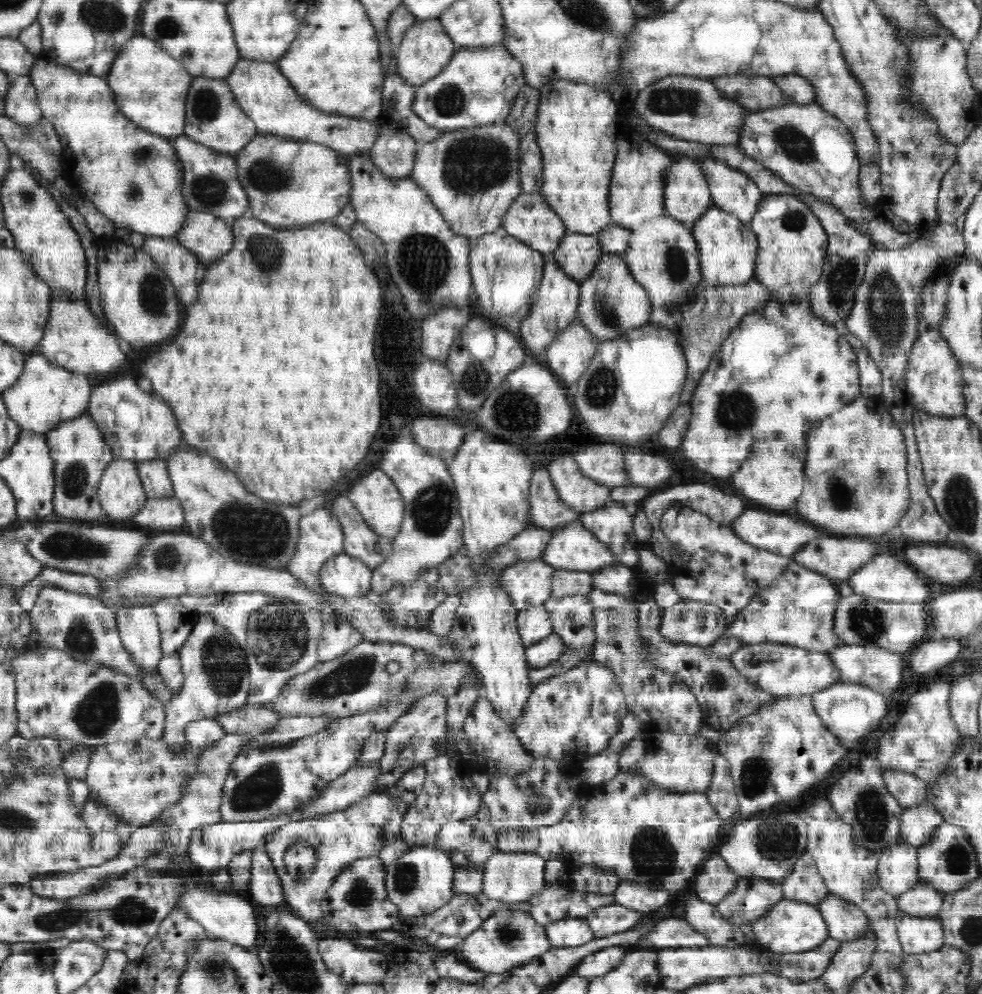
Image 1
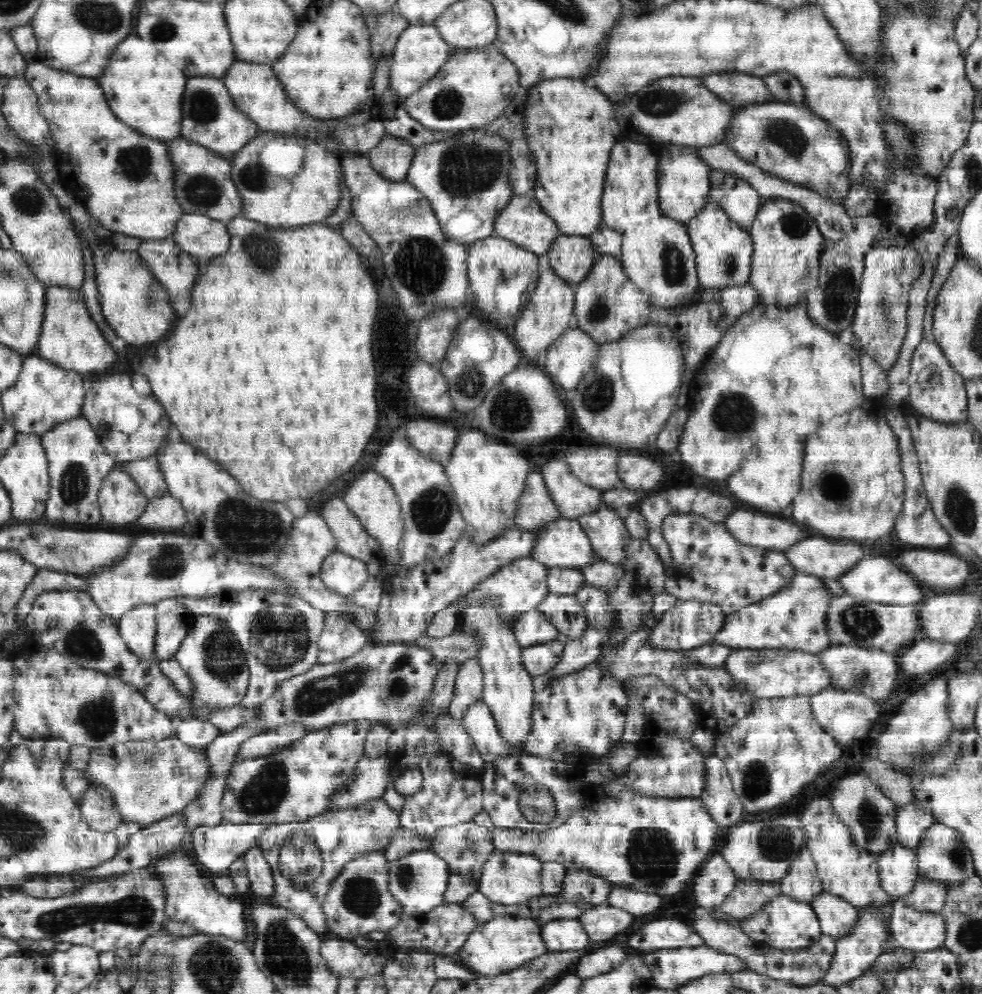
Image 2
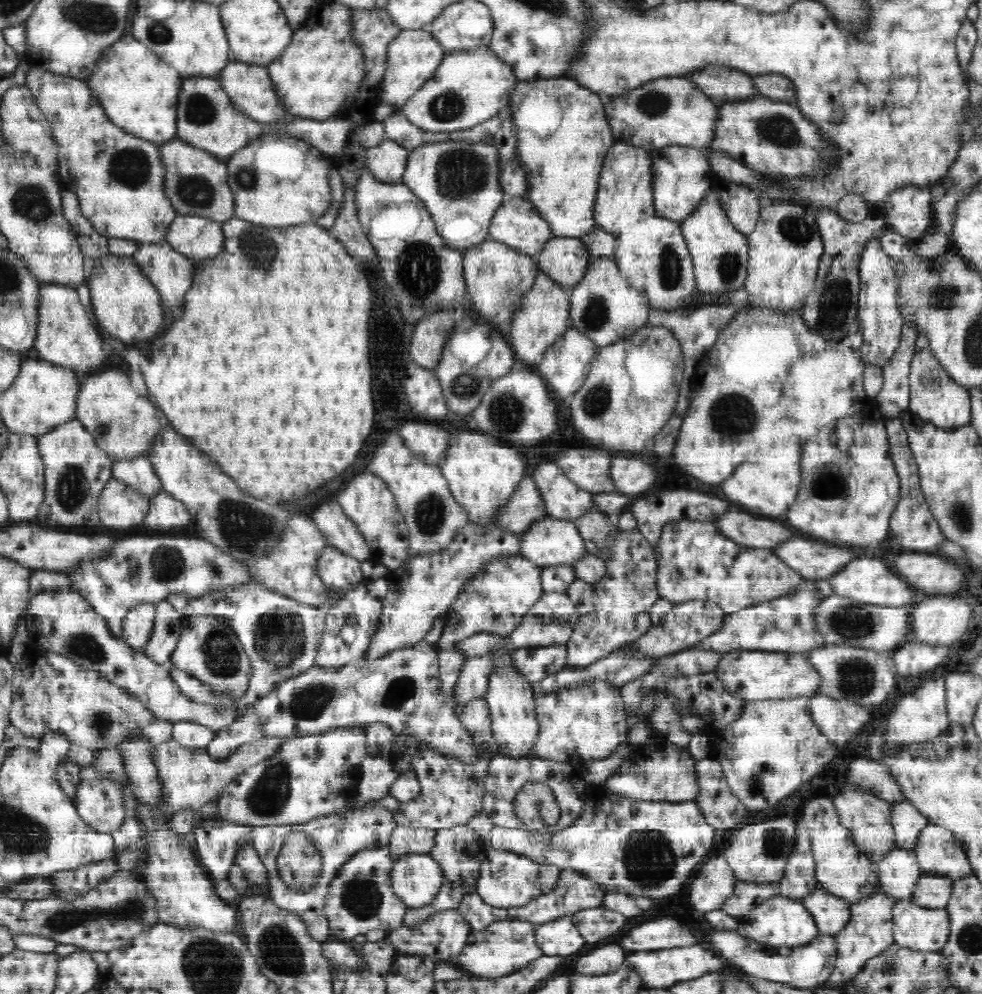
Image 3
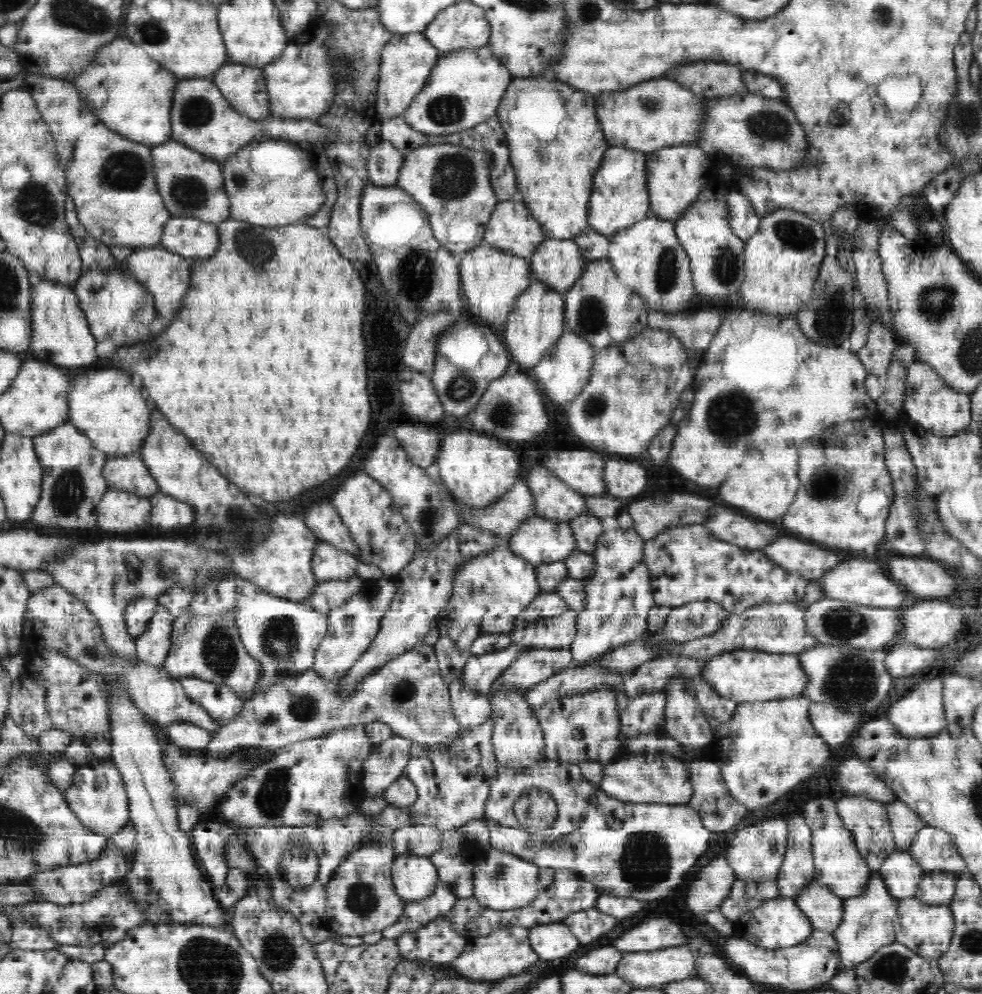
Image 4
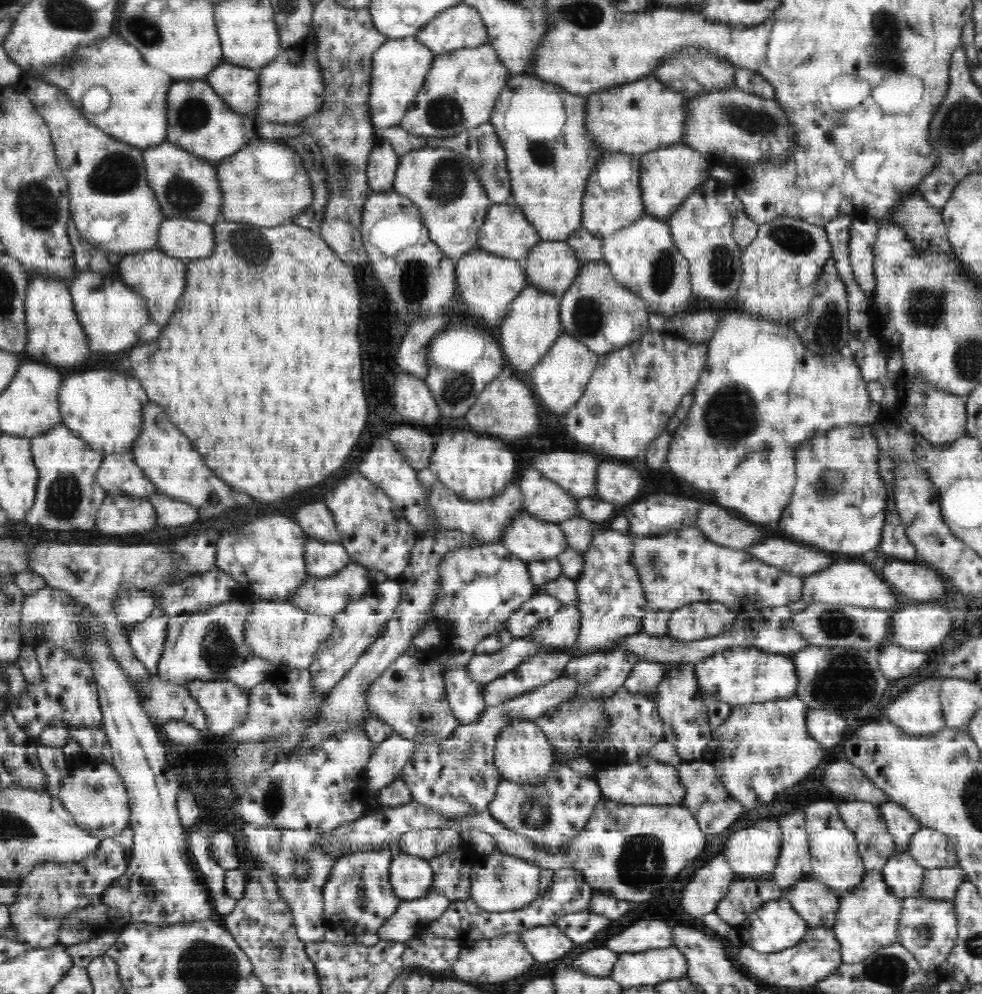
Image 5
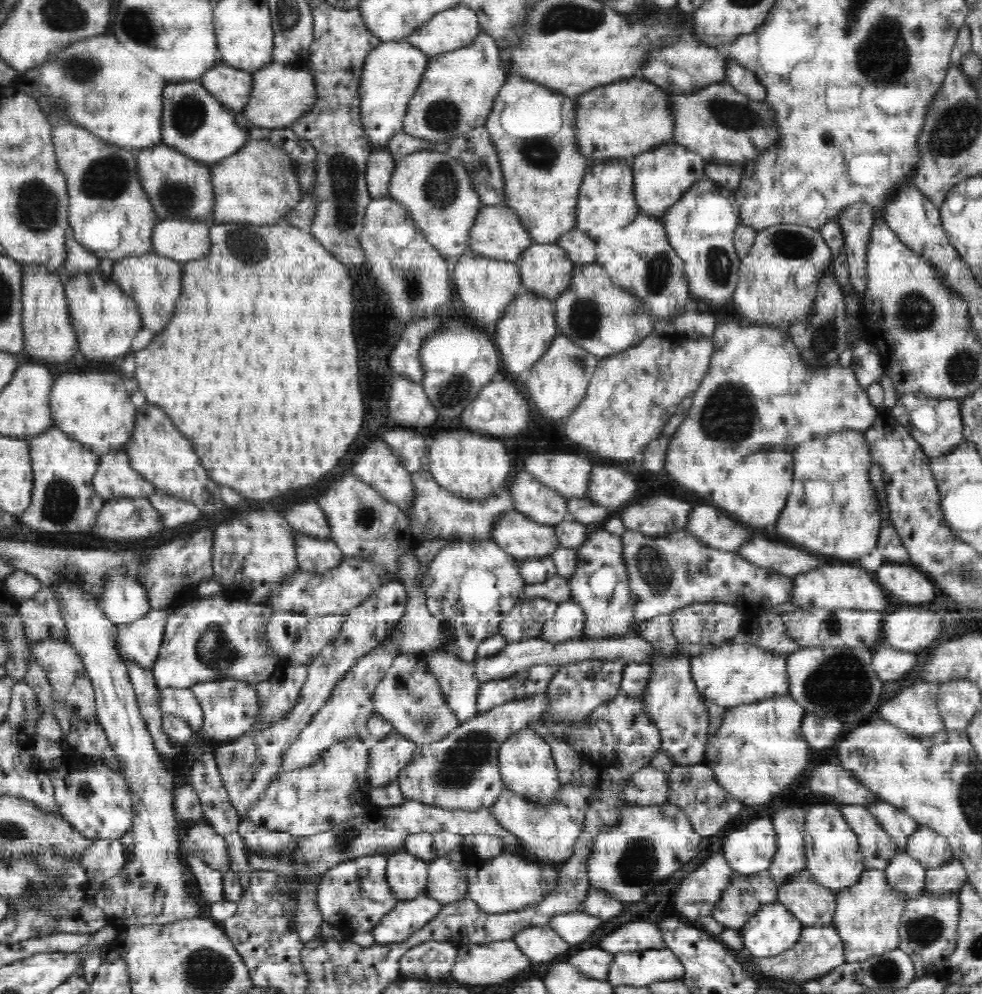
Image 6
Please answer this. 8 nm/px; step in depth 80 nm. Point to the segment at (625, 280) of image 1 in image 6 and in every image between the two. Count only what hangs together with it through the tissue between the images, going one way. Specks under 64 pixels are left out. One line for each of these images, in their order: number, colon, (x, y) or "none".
2: (608, 305)
3: (604, 307)
4: (600, 308)
5: (604, 315)
6: (602, 318)

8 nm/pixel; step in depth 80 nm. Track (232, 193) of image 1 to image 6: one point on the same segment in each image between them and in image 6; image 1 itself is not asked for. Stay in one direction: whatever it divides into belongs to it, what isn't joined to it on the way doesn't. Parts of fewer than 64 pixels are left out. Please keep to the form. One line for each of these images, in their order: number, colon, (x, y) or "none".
2: (203, 183)
3: (196, 183)
4: (191, 185)
5: (184, 185)
6: (178, 187)

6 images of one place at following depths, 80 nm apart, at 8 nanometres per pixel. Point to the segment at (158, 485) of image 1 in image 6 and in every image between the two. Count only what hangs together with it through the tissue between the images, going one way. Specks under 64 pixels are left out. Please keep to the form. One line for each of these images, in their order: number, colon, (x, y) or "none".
2: (145, 472)
3: (138, 473)
4: (128, 472)
5: (118, 474)
6: (114, 479)

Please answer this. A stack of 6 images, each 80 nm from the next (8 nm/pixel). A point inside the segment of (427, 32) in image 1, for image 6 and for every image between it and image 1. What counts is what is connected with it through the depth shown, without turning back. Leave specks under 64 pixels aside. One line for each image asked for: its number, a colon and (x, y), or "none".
2: (419, 53)
3: (413, 56)
4: (406, 62)
5: (398, 68)
6: (391, 74)

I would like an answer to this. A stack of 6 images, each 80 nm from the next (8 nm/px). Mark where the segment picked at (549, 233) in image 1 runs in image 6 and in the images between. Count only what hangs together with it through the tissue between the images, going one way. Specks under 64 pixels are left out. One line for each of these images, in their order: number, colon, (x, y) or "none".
2: (522, 221)
3: (516, 223)
4: (512, 228)
5: (506, 232)
6: (497, 232)

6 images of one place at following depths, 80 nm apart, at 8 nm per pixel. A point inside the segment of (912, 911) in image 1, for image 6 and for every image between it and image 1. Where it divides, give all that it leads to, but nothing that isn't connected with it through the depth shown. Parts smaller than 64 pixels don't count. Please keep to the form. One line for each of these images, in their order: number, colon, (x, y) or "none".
2: (928, 895)
3: (932, 891)
4: (938, 887)
5: (940, 883)
6: (948, 879)

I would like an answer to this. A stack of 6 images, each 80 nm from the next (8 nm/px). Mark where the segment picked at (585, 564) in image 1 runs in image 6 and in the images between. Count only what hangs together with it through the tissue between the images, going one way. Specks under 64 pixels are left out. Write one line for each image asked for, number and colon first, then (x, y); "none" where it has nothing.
2: (563, 543)
3: (550, 541)
4: (538, 540)
5: (526, 537)
6: (523, 538)

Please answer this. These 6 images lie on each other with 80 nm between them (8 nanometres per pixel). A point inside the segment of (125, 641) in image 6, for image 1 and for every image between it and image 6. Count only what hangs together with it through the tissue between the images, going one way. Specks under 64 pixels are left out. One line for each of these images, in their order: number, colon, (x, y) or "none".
1: (176, 623)
2: (173, 622)
3: (168, 624)
4: (153, 646)
5: (147, 640)

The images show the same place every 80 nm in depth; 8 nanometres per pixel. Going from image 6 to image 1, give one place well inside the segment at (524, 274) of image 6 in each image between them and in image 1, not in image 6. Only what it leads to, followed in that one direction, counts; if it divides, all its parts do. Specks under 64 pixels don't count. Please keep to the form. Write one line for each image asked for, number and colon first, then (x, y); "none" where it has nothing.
1: (578, 254)
2: (571, 257)
3: (565, 260)
4: (559, 264)
5: (551, 266)

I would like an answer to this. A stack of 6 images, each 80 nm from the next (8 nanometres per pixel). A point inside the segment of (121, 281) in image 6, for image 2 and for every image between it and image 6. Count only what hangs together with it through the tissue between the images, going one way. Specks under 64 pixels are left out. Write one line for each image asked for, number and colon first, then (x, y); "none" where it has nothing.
2: (176, 270)
3: (171, 272)
4: (166, 276)
5: (160, 279)

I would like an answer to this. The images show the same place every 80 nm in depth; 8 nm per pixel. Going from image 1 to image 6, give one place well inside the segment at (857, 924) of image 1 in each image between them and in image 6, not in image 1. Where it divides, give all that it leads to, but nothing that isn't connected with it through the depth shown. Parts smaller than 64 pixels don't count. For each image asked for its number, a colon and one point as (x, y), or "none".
2: (836, 916)
3: (831, 913)
4: (824, 909)
5: (813, 900)
6: (812, 904)

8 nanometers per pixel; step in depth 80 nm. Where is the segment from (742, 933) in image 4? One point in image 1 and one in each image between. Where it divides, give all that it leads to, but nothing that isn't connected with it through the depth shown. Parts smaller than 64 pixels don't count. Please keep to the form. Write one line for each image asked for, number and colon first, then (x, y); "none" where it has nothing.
1: (789, 926)
2: (784, 923)
3: (780, 921)

